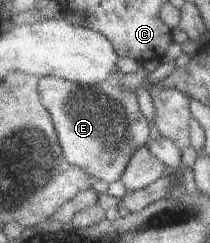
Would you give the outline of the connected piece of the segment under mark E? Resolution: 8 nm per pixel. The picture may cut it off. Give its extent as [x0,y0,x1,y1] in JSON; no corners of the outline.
[39,70,151,184]

